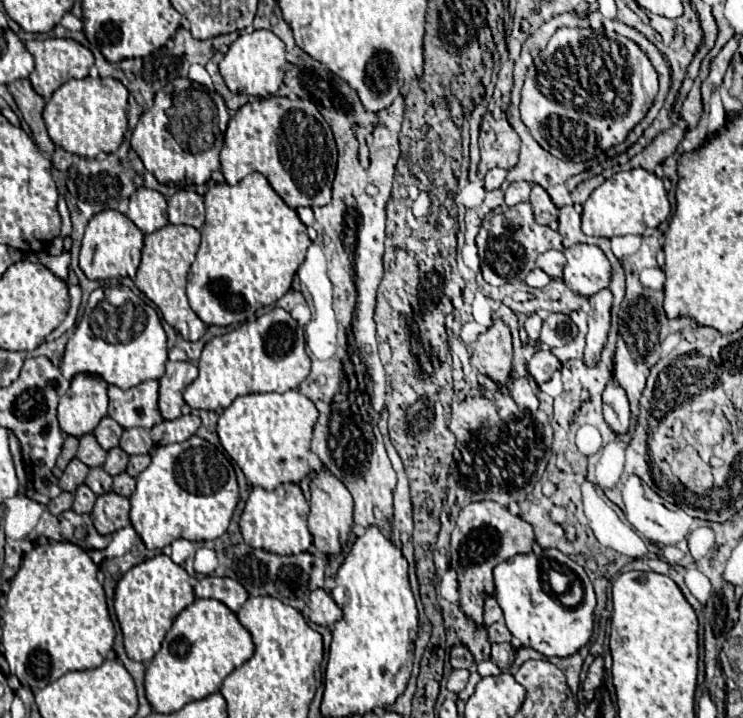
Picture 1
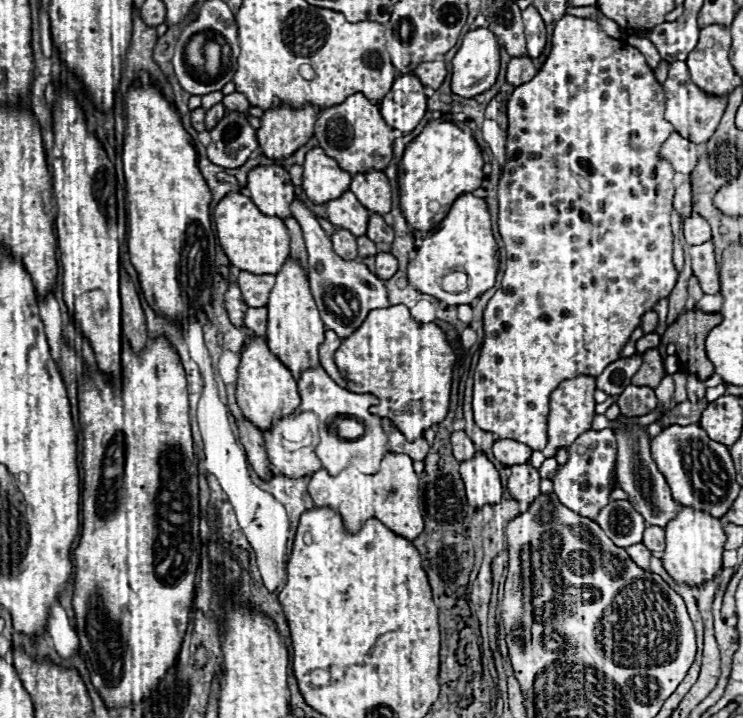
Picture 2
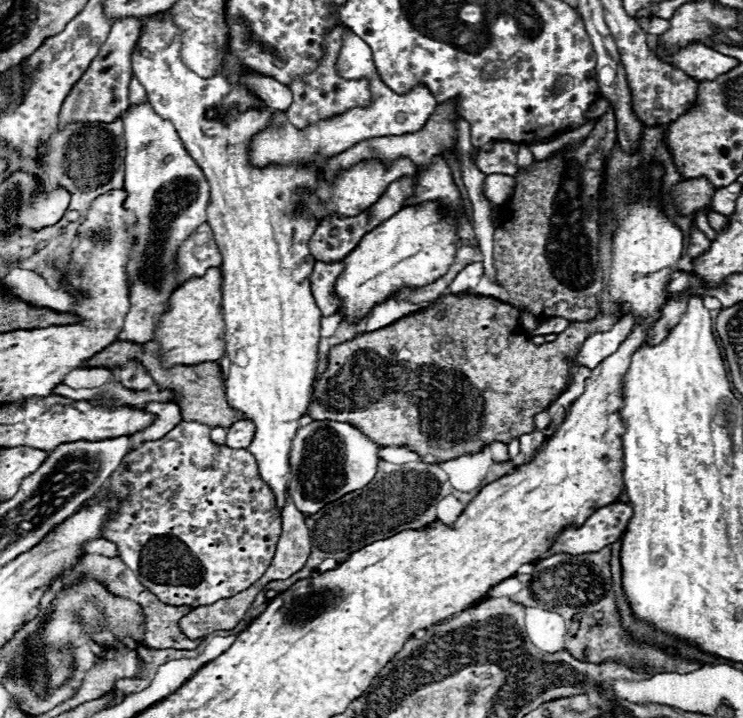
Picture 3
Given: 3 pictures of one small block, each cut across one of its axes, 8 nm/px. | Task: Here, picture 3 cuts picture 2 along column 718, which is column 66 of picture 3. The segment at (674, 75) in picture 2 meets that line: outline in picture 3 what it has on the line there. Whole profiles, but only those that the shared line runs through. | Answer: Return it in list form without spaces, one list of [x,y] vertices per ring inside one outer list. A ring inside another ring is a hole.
[[[122,18],[110,28],[110,36],[98,50],[90,68],[66,96],[60,110],[60,124],[66,122],[114,122],[128,110],[128,86],[132,78],[132,52],[142,34],[142,18]]]

